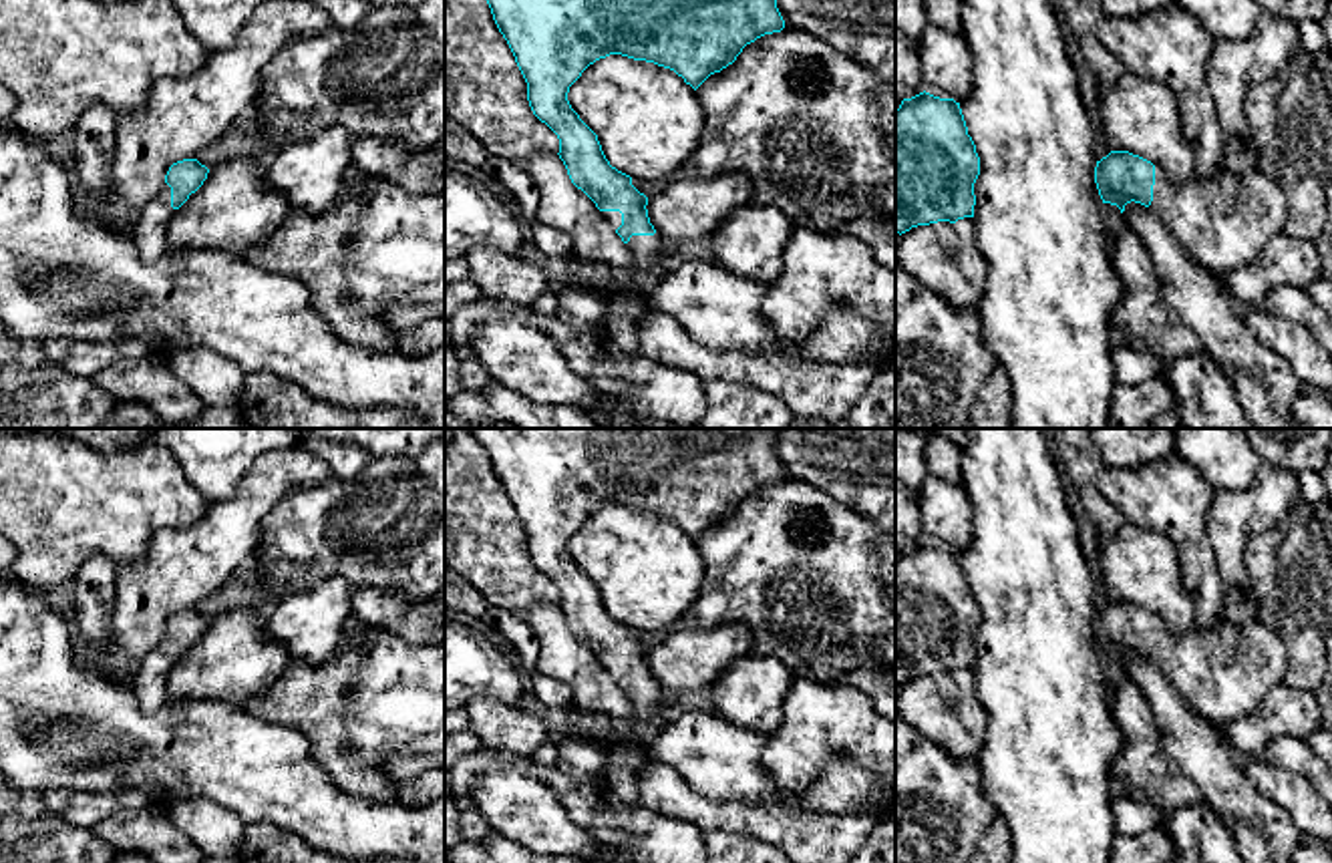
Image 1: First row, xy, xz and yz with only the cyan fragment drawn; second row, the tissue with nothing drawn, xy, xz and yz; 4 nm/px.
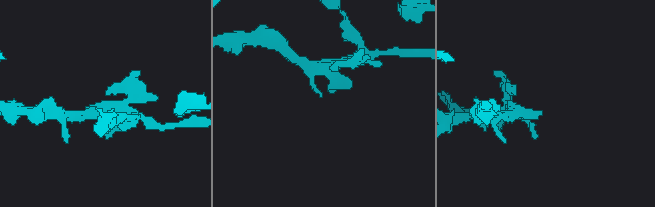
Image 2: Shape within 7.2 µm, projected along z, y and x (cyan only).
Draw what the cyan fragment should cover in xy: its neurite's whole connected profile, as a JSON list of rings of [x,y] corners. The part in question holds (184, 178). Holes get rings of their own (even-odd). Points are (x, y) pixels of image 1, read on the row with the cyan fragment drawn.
[[[183,159],[169,167],[163,189],[141,207],[131,231],[143,262],[153,264],[165,253],[165,237],[175,211],[203,185],[207,173],[209,169],[197,159]]]

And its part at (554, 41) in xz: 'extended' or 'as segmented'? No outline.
extended

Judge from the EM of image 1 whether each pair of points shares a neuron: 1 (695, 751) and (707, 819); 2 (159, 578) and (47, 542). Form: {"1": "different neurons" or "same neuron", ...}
{"1": "different neurons", "2": "different neurons"}

